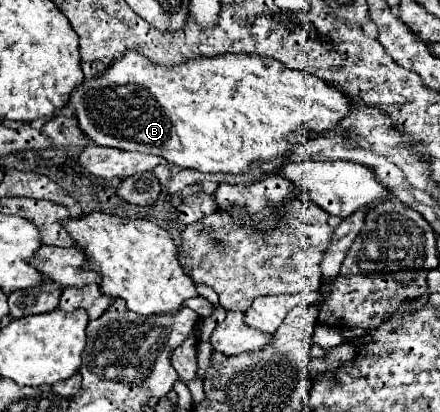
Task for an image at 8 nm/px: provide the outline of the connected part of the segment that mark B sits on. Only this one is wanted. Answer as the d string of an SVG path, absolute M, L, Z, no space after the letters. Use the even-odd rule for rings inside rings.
M128 50L118 62L110 64L104 74L88 78L82 84L78 84L74 88L74 92L70 94L68 104L74 108L74 116L78 118L80 130L92 142L96 142L98 146L120 148L120 150L128 150L128 152L138 150L138 152L144 152L144 154L156 154L156 156L166 158L170 164L176 164L178 168L194 168L194 170L200 170L200 172L230 172L230 174L246 172L256 160L270 160L270 158L276 158L276 156L290 154L290 148L294 148L296 142L284 140L284 136L288 132L294 132L298 128L312 128L316 134L324 134L326 128L338 126L338 122L350 112L350 102L348 102L346 94L340 92L336 86L330 86L328 82L324 82L324 80L320 80L320 78L316 78L308 72L290 70L290 68L282 66L278 60L262 58L258 54L244 54L244 52L242 54L220 54L220 56L214 56L214 58L196 56L192 60L186 60L182 64L178 64L178 66L166 68L166 66L158 66L158 64L150 62L146 56L138 54L136 50Z

